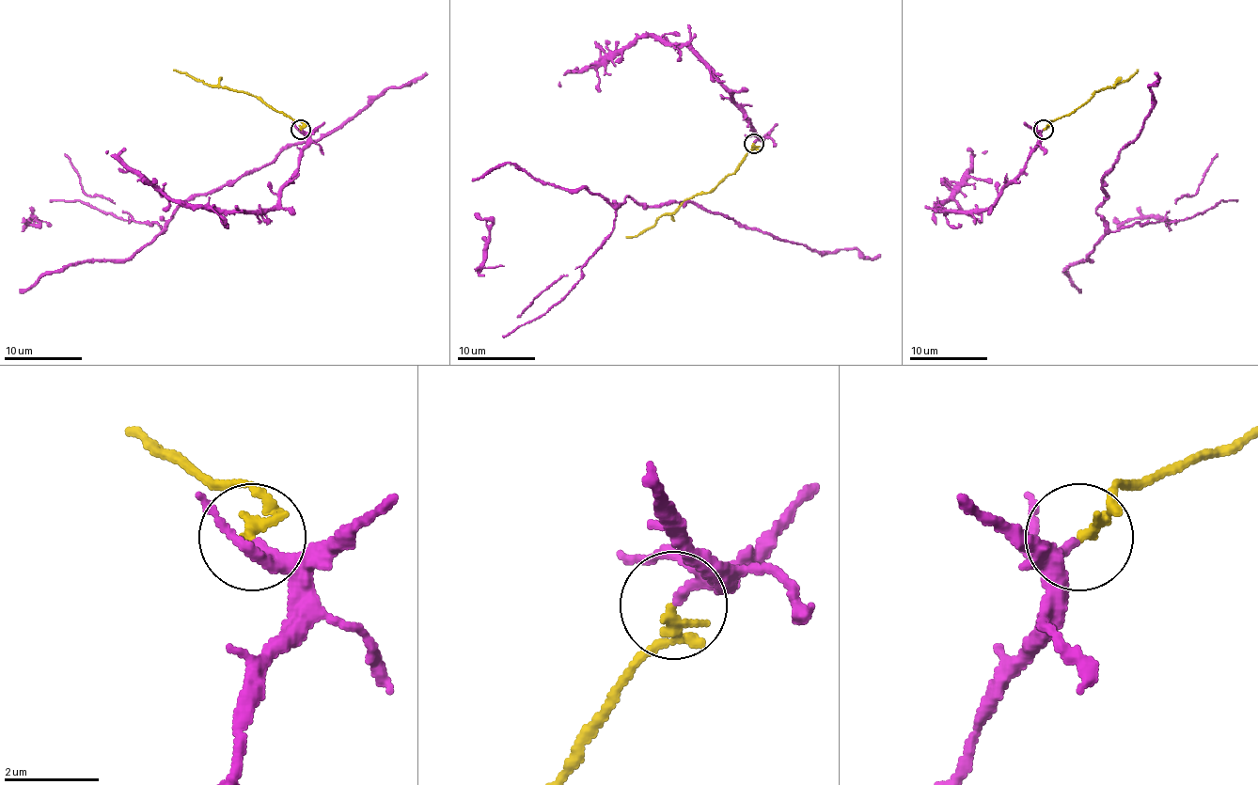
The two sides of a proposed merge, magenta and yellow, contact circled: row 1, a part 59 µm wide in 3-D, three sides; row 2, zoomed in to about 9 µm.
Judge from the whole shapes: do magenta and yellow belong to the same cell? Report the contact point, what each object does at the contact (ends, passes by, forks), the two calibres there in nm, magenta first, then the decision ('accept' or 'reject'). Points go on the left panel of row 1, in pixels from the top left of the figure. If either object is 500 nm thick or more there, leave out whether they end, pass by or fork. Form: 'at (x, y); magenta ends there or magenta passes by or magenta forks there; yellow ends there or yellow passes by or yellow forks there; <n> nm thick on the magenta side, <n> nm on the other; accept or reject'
at (301, 129); magenta passes by; yellow ends there; 150 nm thick on the magenta side, 200 nm on the other; reject

